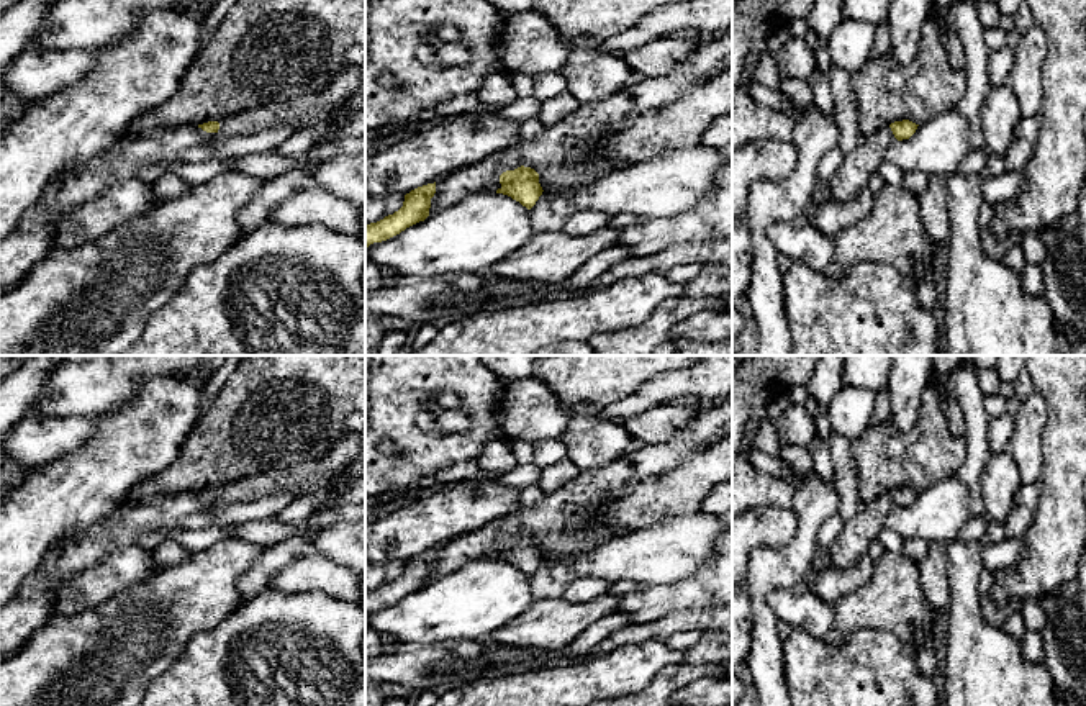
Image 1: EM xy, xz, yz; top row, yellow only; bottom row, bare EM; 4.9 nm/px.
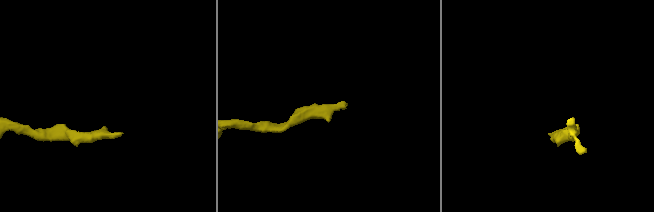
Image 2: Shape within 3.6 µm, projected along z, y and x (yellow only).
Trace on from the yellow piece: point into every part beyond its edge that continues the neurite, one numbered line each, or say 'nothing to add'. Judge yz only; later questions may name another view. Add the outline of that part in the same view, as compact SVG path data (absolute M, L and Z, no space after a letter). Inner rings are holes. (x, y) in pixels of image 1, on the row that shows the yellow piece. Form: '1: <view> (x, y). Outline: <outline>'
1: yz (857, 167). Outline: M889 126L880 128L844 156L844 161L829 182L830 197L837 201L853 198L868 185L870 177L878 172L886 157L886 149L896 141Z

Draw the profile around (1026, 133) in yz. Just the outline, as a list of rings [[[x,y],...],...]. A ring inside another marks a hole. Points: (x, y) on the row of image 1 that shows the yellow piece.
[[[1042,113],[1020,120],[1014,131],[1014,139],[1011,141],[1006,154],[1002,156],[1007,170],[1022,172],[1035,146],[1040,124]]]

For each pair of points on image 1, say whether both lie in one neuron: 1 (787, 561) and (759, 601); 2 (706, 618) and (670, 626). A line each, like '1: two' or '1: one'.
1: one
2: one

